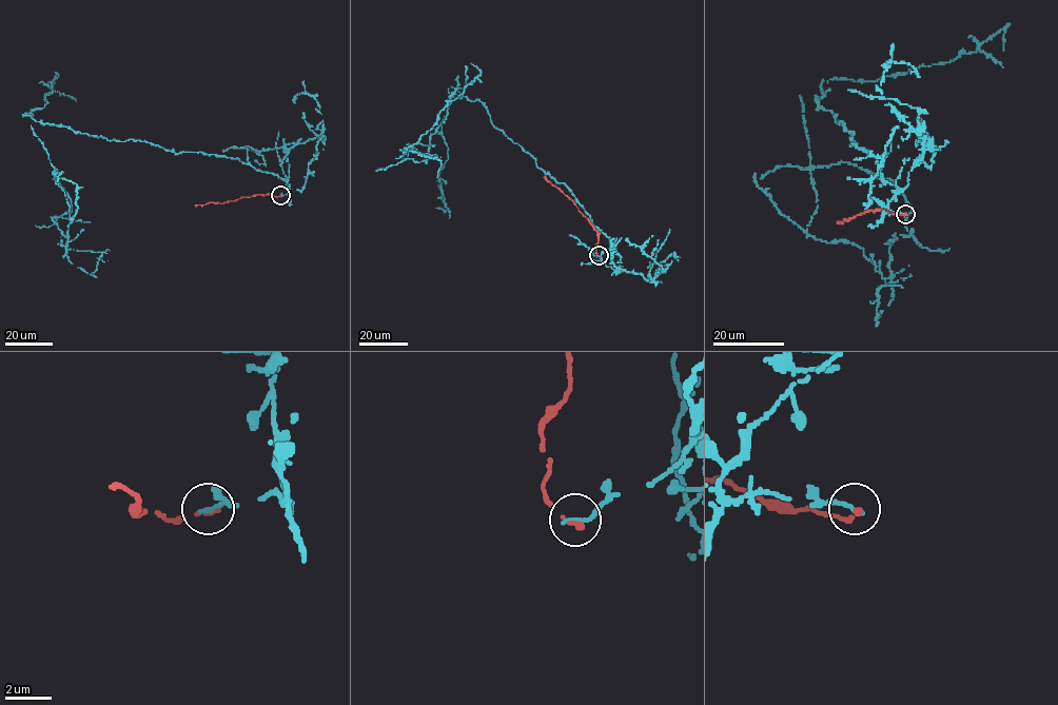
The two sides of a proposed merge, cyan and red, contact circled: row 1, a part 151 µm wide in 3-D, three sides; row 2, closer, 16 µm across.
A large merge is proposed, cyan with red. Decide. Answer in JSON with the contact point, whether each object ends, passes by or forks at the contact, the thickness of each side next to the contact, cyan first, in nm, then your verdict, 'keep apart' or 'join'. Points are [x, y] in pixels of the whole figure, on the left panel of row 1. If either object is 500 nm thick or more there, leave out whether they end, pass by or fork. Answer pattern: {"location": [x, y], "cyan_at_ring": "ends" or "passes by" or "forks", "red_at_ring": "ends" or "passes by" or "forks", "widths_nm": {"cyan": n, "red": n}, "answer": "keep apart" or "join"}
{"location": [280, 195], "cyan_at_ring": "ends", "red_at_ring": "ends", "widths_nm": {"cyan": 220, "red": 240}, "answer": "keep apart"}

